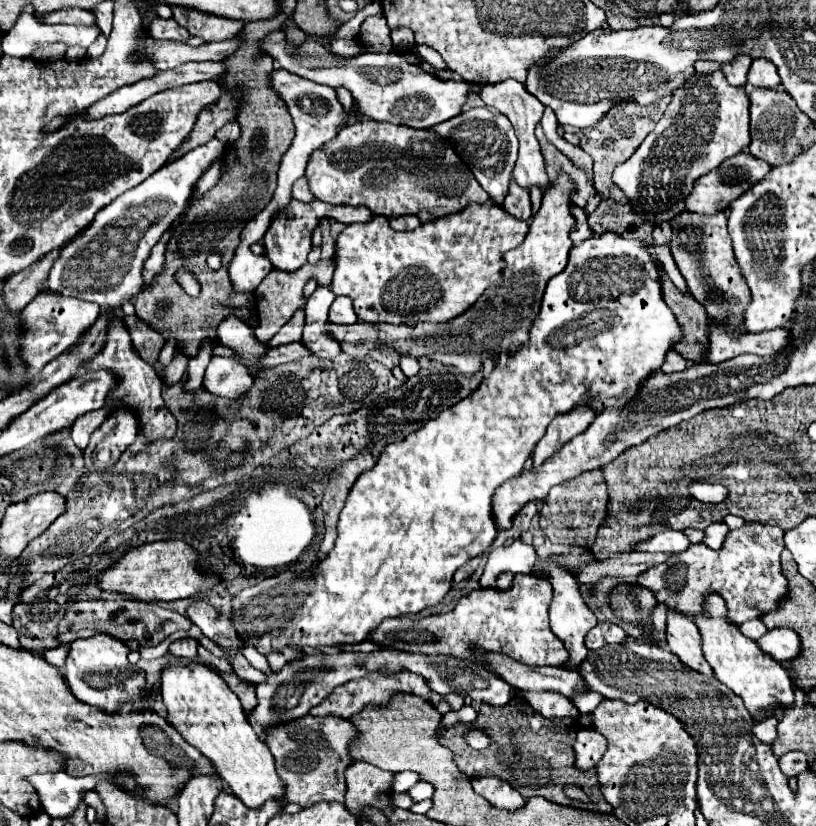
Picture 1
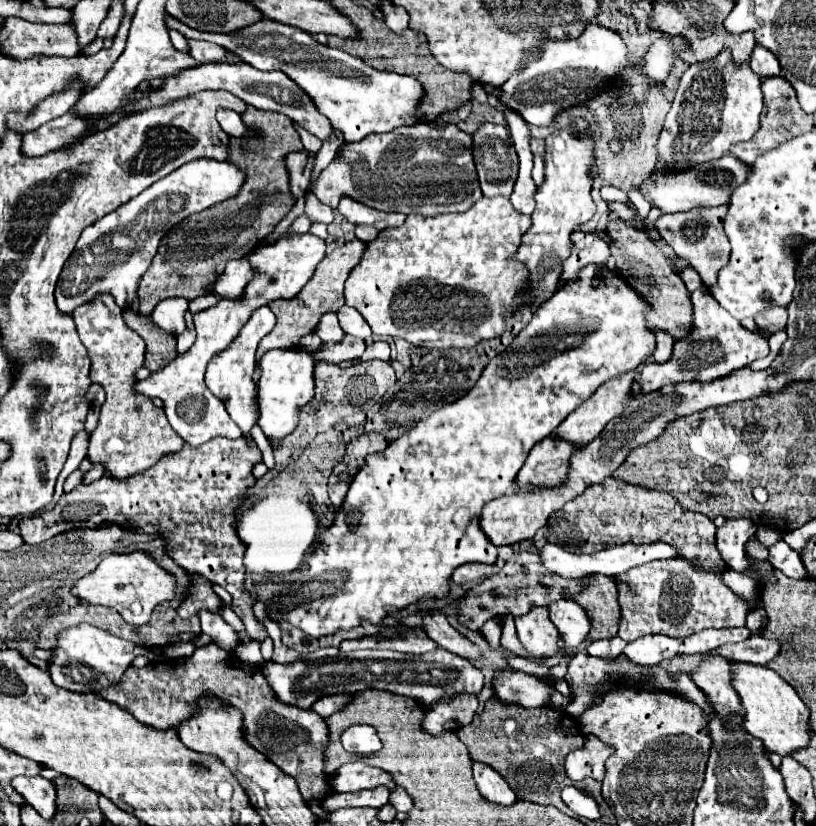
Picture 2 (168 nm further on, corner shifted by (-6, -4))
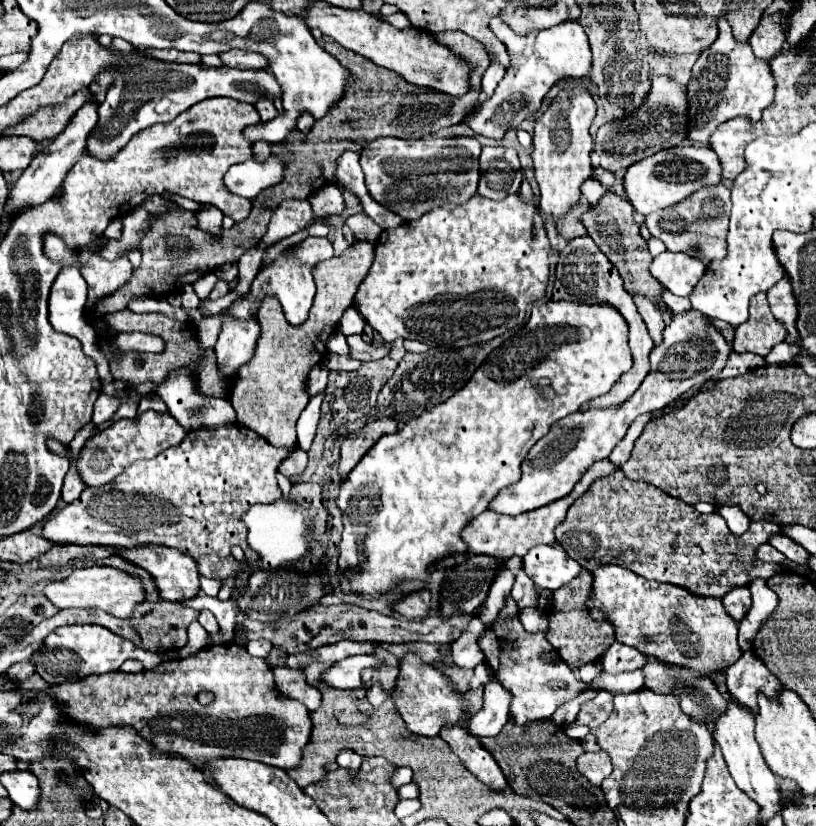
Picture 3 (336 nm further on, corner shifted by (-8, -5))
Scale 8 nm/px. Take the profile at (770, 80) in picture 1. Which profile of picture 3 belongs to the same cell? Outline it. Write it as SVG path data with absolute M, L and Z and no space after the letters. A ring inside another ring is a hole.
M780 14L762 18L758 28L750 36L754 56L766 62L770 62L782 50L782 44L784 44L784 30L780 26Z

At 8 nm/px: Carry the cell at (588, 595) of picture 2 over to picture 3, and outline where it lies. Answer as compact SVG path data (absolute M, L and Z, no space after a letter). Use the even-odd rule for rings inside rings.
M582 570L580 576L576 580L572 580L572 584L566 584L558 590L554 590L554 606L550 606L550 610L546 610L548 622L550 622L550 630L546 634L546 640L558 650L560 658L570 666L582 666L590 660L600 658L616 640L614 628L608 620L594 620L588 618L588 596L592 594L592 572Z

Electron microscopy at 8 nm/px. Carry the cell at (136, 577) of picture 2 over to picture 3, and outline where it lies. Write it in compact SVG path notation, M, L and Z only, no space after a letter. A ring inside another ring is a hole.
M90 566L90 568L74 570L66 580L50 582L44 588L44 594L54 606L62 610L64 608L100 608L116 618L132 618L136 606L140 606L146 600L146 590L142 586L142 580L134 574L128 574L112 566Z

